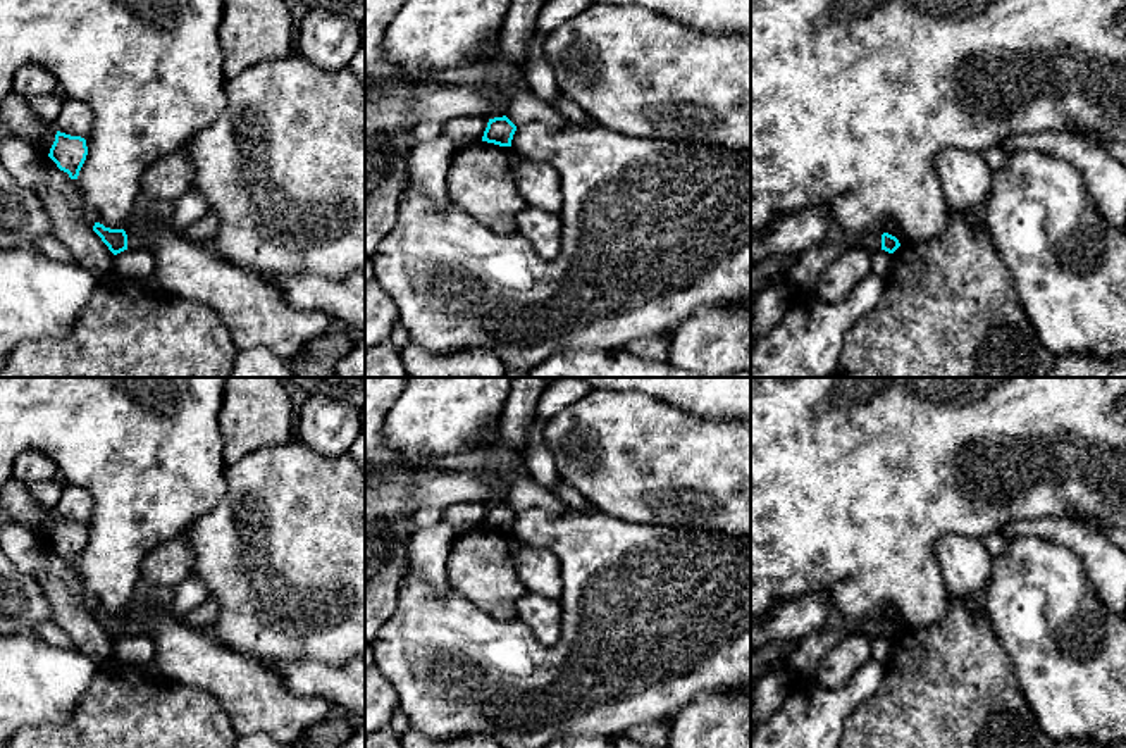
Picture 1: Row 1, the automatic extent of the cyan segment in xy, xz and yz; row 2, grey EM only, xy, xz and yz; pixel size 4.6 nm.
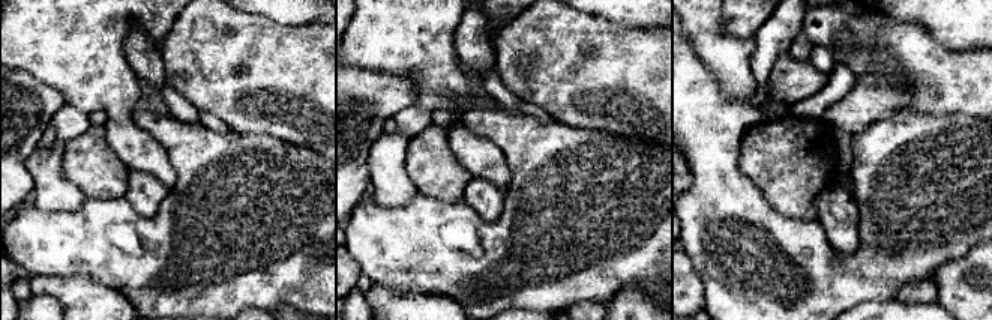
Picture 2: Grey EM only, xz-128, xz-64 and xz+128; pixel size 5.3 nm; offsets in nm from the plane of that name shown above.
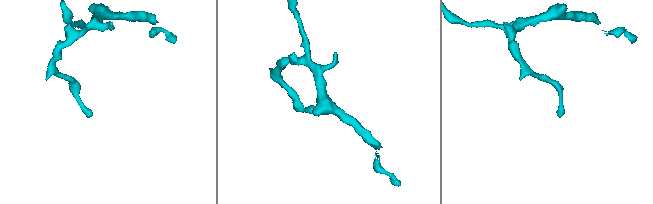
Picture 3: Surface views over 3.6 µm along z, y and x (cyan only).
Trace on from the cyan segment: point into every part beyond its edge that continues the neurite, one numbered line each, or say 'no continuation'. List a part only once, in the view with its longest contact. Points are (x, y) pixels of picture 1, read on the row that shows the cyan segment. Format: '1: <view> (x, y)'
no continuation

